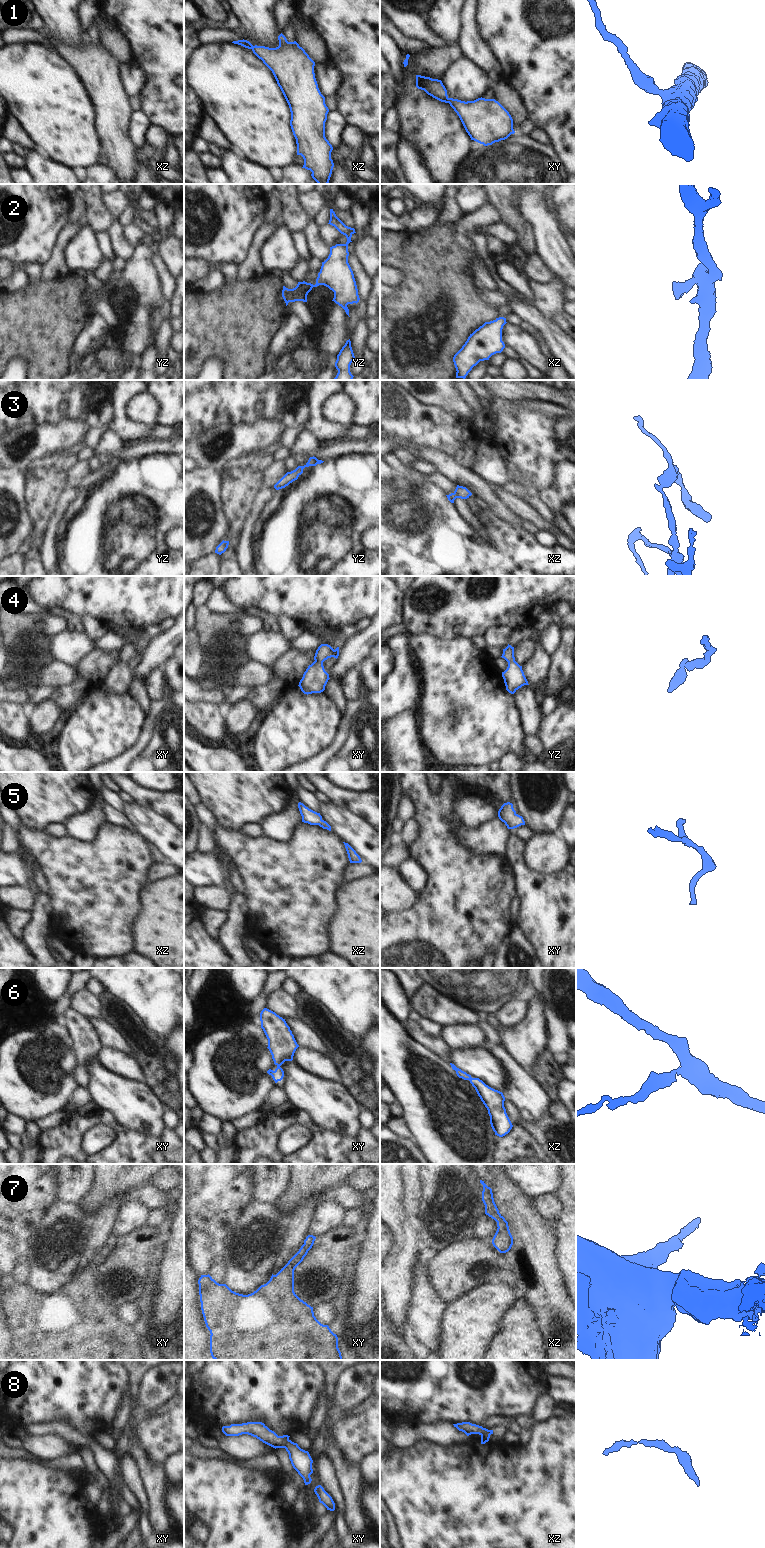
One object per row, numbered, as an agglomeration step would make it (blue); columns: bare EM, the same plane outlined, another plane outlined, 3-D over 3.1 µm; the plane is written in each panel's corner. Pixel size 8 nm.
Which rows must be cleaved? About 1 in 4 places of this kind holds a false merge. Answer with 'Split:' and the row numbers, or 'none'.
Split: none

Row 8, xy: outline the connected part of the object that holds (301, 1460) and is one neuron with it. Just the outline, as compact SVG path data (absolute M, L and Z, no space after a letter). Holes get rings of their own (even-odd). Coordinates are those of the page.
M247 1422L223 1426L222 1432L226 1436L239 1436L248 1434L256 1437L273 1448L285 1448L293 1468L303 1478L305 1485L311 1483L310 1475L313 1473L313 1460L308 1451L301 1449L297 1443L292 1442L288 1435L278 1436L262 1422Z

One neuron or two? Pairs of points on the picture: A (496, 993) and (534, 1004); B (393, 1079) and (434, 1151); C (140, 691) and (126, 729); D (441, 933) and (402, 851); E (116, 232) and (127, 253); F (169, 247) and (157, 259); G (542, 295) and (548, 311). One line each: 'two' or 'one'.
A: two
B: one
C: two
D: two
E: one
F: two
G: one

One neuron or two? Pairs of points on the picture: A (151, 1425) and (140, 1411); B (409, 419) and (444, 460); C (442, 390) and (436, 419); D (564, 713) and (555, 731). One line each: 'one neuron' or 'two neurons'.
A: two neurons
B: two neurons
C: two neurons
D: one neuron

